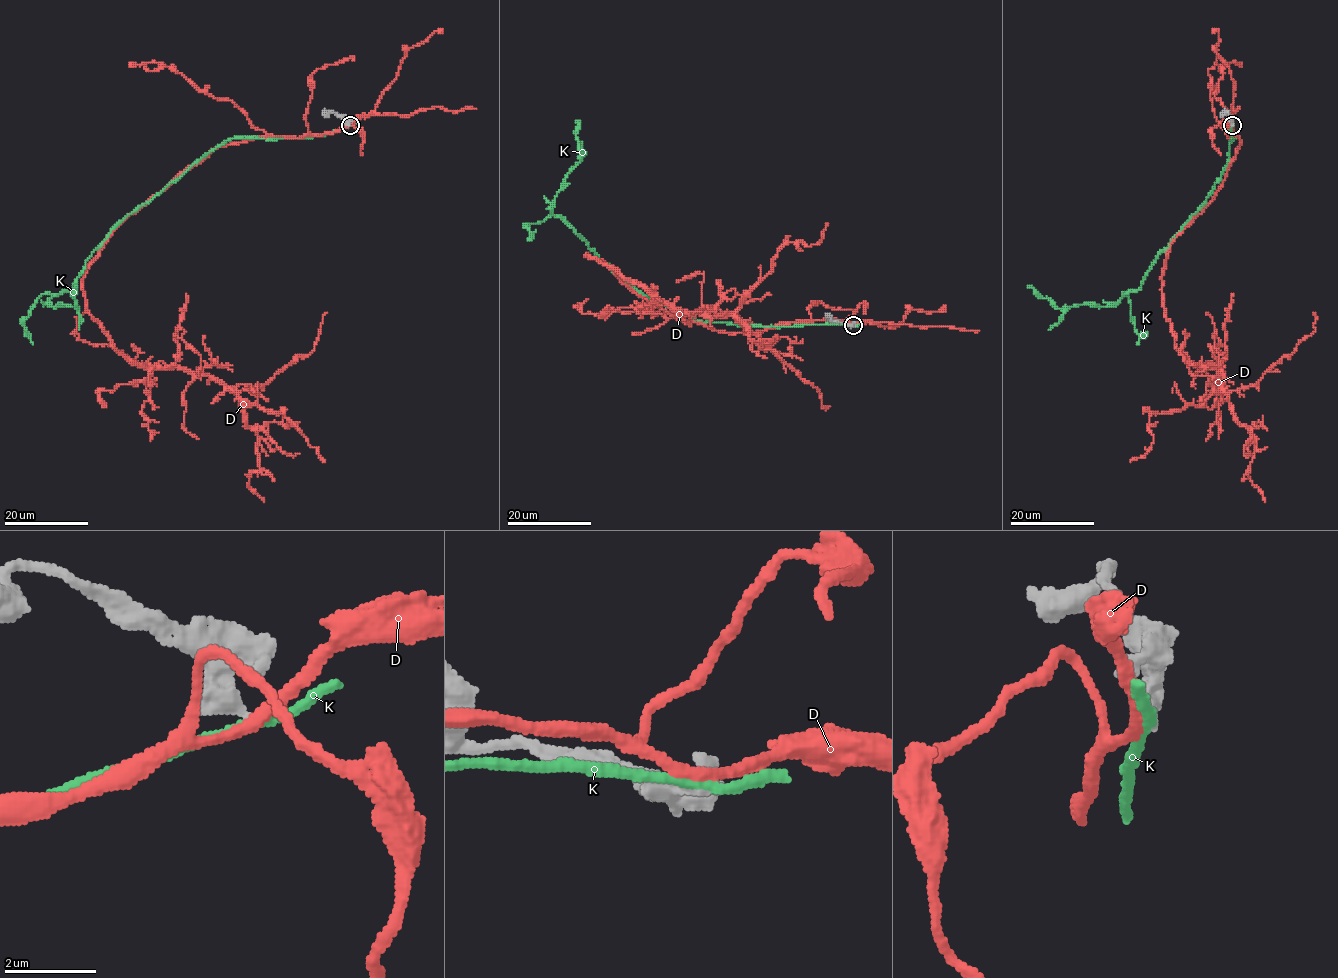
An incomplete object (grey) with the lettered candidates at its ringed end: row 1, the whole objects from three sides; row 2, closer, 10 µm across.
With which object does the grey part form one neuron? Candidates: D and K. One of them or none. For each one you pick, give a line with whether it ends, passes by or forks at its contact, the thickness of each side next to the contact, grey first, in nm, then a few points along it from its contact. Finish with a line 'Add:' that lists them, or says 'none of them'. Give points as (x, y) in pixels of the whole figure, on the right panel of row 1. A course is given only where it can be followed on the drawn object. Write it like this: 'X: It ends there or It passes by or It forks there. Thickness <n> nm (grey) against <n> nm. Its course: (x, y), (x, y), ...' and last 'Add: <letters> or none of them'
Add: none of them

